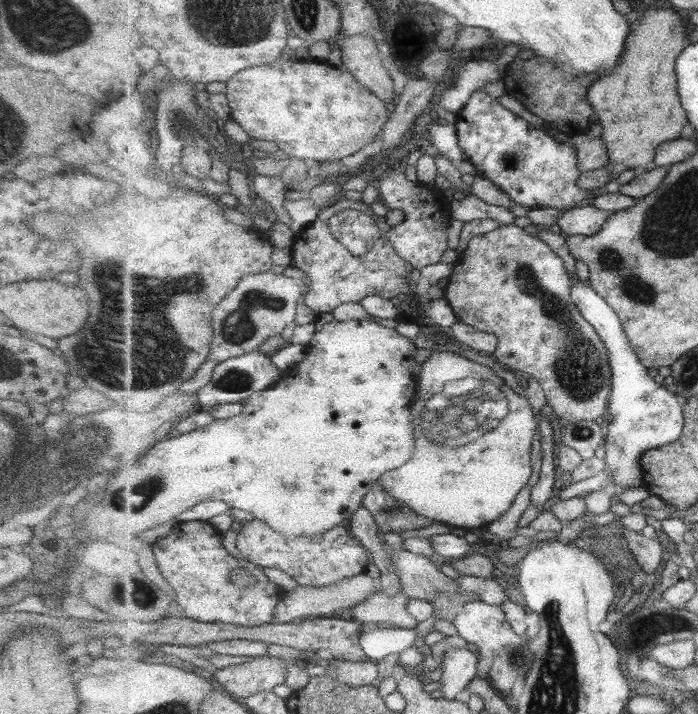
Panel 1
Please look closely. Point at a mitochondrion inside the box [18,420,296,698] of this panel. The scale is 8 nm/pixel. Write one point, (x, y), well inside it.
(67, 485)

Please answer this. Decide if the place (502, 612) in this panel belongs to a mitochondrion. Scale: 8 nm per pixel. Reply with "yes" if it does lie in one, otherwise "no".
no

